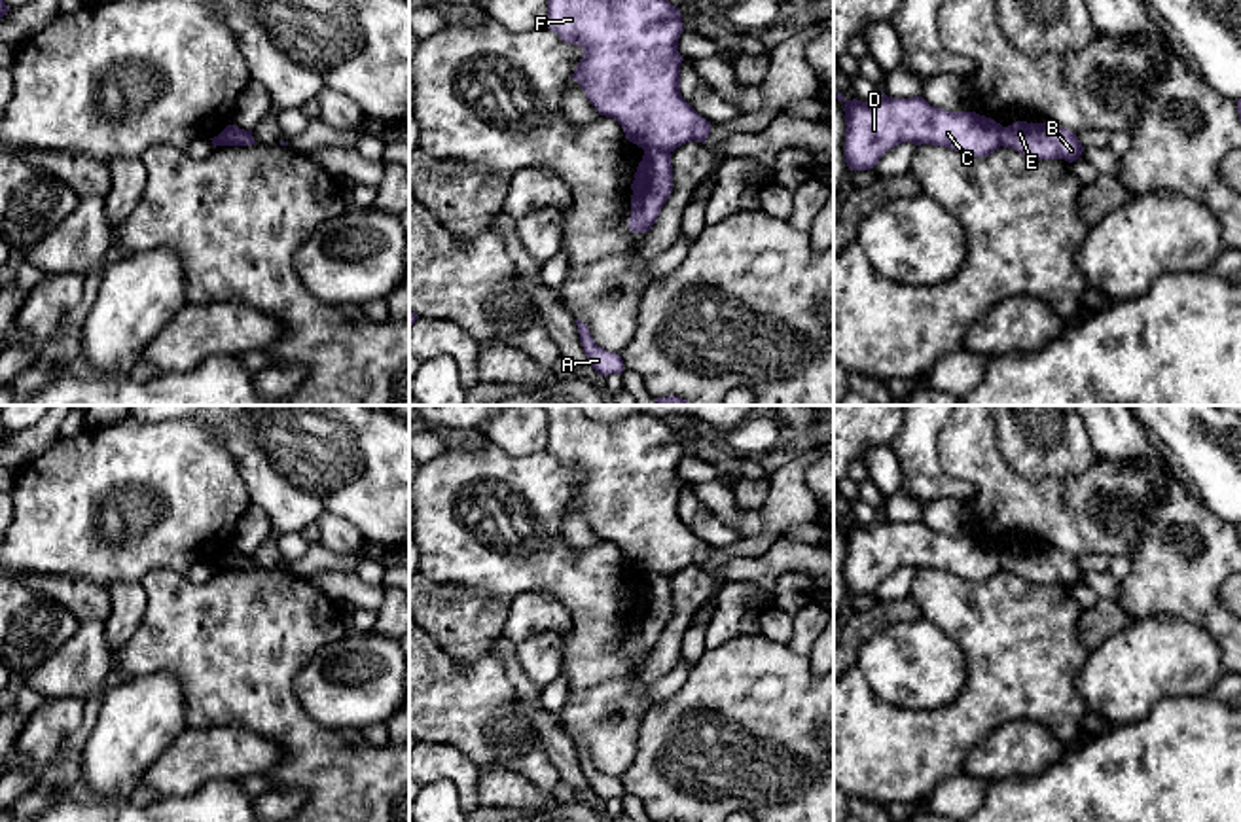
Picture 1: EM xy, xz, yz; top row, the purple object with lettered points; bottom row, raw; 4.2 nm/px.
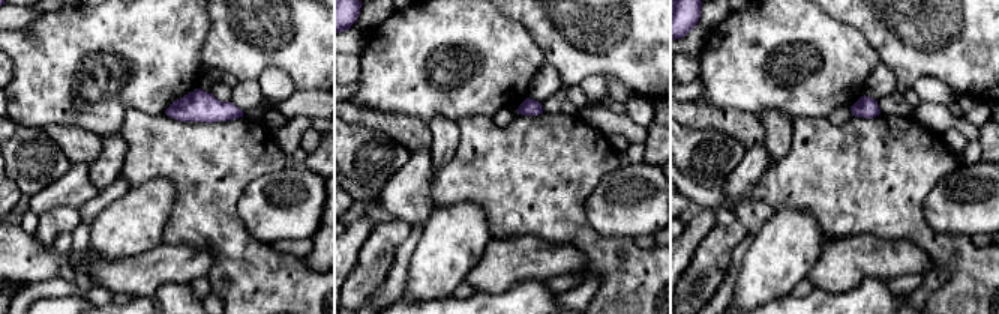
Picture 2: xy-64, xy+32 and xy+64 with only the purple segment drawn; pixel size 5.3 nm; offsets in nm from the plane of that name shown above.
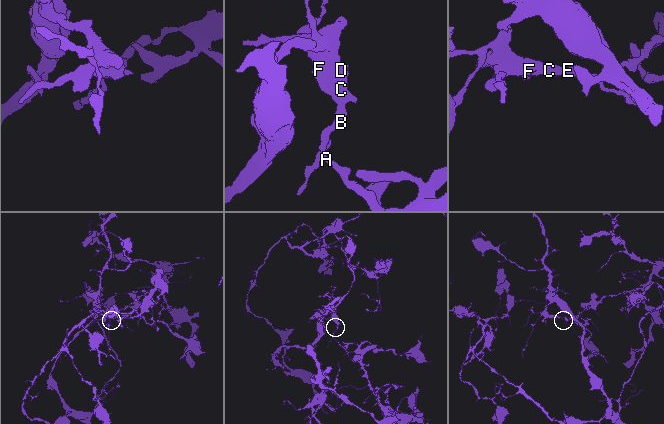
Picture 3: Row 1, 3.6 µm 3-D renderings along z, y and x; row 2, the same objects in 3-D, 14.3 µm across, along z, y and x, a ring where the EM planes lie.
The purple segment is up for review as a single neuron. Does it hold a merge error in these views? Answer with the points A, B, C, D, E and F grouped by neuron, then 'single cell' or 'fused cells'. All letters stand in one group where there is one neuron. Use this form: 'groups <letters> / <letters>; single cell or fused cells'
groups A B E / C D F; fused cells

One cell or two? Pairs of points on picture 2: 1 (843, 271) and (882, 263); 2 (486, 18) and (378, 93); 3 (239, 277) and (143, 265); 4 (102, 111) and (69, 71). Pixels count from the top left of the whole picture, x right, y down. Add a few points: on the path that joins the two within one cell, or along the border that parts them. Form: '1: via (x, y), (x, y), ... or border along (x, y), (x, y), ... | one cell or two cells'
1: via (852, 263), (873, 263) | one cell
2: via (459, 41), (440, 42), (405, 68) | one cell
3: border along (185, 245), (201, 248), (212, 257), (207, 275) | two cells
4: via (92, 101), (77, 86), (77, 81) | one cell

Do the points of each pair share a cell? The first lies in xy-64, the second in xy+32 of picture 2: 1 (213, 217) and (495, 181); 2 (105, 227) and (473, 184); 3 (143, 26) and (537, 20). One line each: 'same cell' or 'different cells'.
1: same cell
2: different cells
3: different cells

